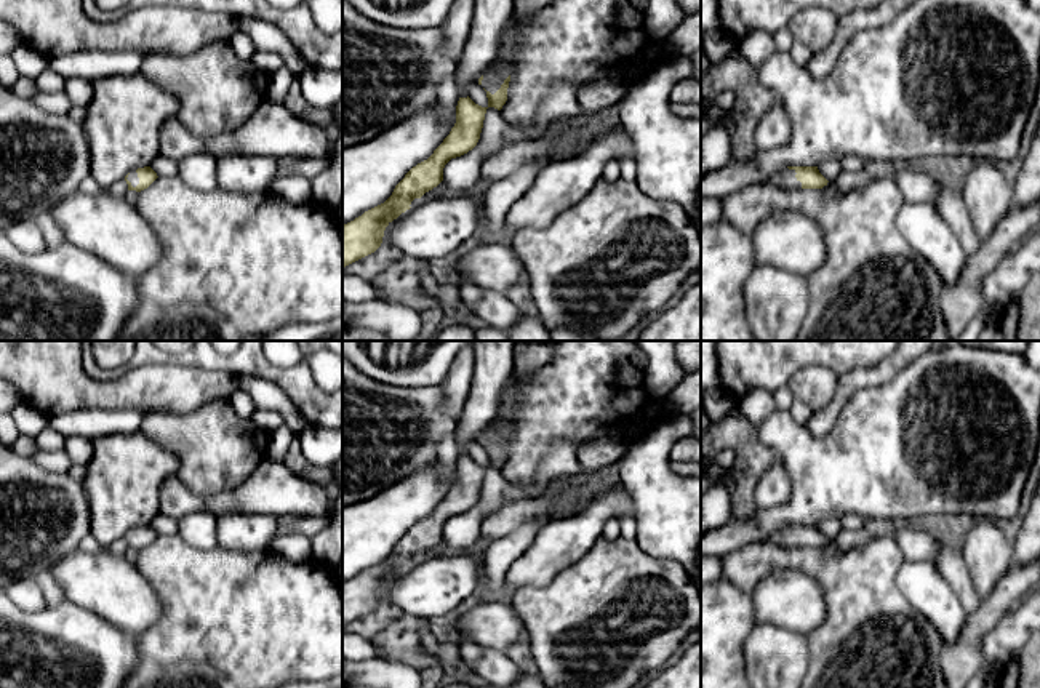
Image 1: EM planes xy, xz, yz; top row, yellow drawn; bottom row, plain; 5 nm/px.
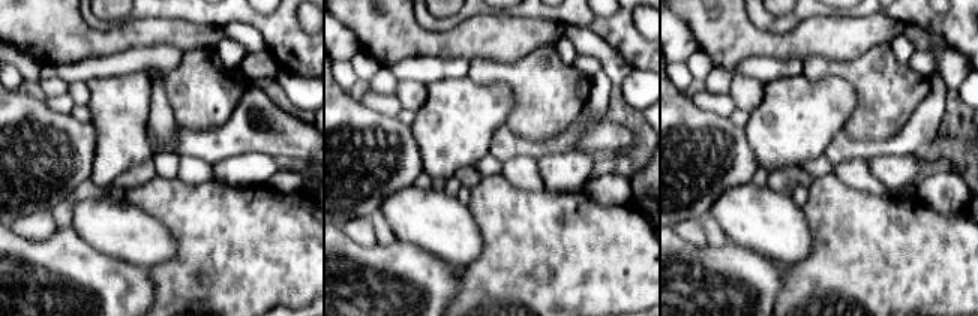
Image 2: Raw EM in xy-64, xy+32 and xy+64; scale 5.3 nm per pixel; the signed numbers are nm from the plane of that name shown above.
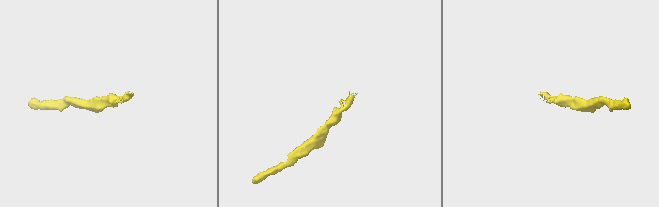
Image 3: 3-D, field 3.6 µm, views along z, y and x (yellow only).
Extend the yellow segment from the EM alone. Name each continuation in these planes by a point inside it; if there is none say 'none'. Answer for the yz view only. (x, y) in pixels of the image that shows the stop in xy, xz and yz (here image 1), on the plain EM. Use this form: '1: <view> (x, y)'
1: yz (786, 536)

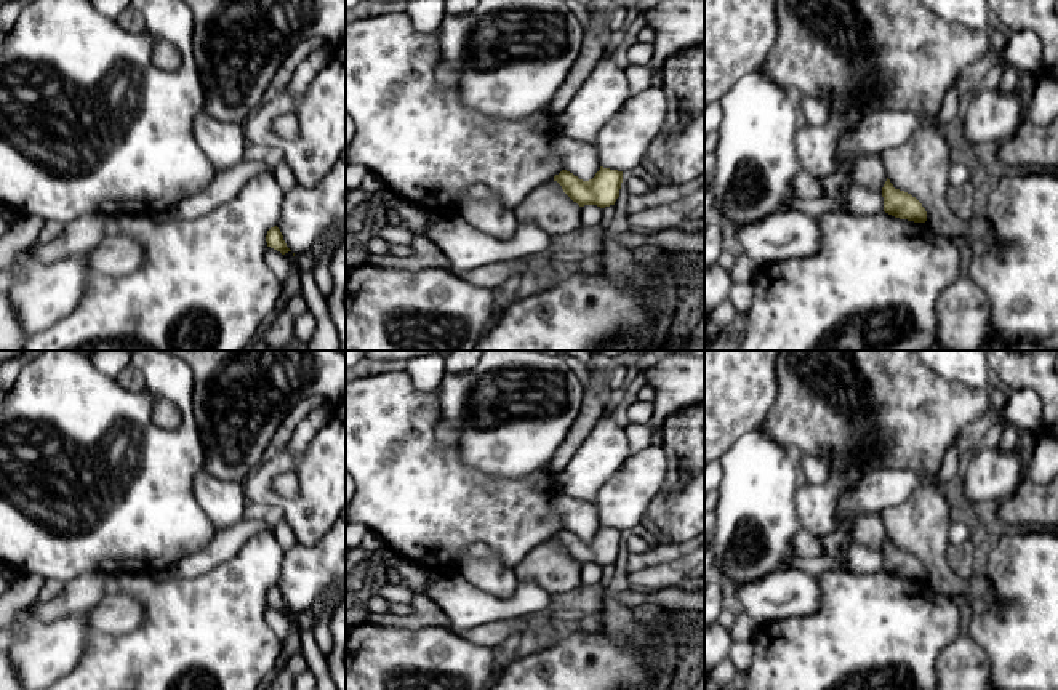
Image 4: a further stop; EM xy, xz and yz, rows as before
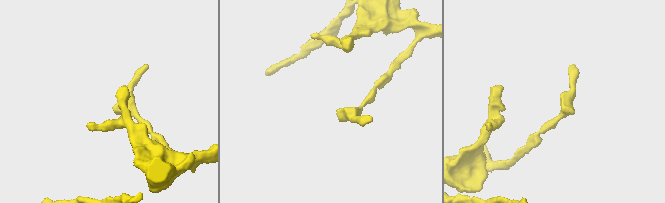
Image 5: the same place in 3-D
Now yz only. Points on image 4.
none

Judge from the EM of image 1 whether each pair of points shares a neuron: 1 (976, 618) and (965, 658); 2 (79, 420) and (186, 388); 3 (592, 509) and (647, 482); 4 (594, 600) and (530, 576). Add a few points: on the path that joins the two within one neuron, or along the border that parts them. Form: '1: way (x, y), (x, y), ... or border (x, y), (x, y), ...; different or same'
1: way (975, 628), (967, 648); same
2: border (80, 408), (143, 408), (146, 412); different
3: border (620, 484), (632, 501), (634, 517); different
4: border (578, 560), (546, 584), (524, 586), (514, 592); different

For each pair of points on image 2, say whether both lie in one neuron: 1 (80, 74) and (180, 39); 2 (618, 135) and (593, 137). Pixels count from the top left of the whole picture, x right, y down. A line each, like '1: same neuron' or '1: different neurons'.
1: different neurons
2: same neuron

